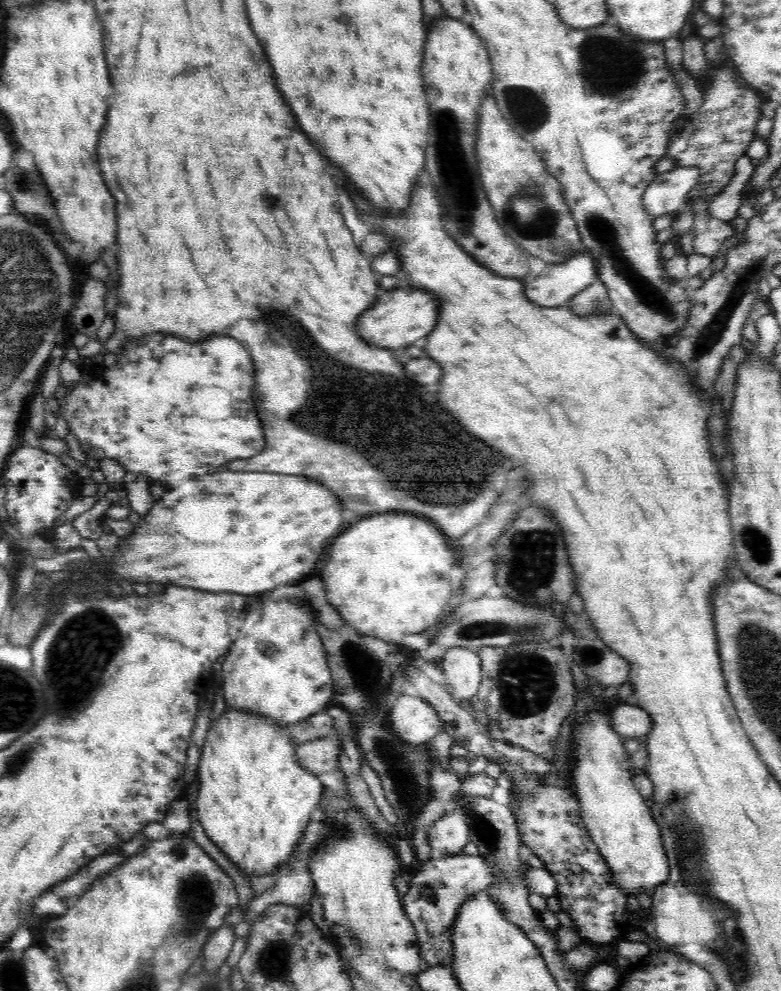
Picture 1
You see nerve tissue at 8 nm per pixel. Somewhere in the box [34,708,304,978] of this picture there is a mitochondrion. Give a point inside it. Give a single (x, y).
(196, 896)

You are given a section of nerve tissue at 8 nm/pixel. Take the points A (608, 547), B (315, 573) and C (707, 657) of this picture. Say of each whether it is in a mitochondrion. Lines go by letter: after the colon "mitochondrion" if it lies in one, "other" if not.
A: other
B: other
C: other

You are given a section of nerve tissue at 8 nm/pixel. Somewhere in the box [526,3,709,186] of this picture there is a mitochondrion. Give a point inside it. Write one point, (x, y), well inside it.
(594, 51)

